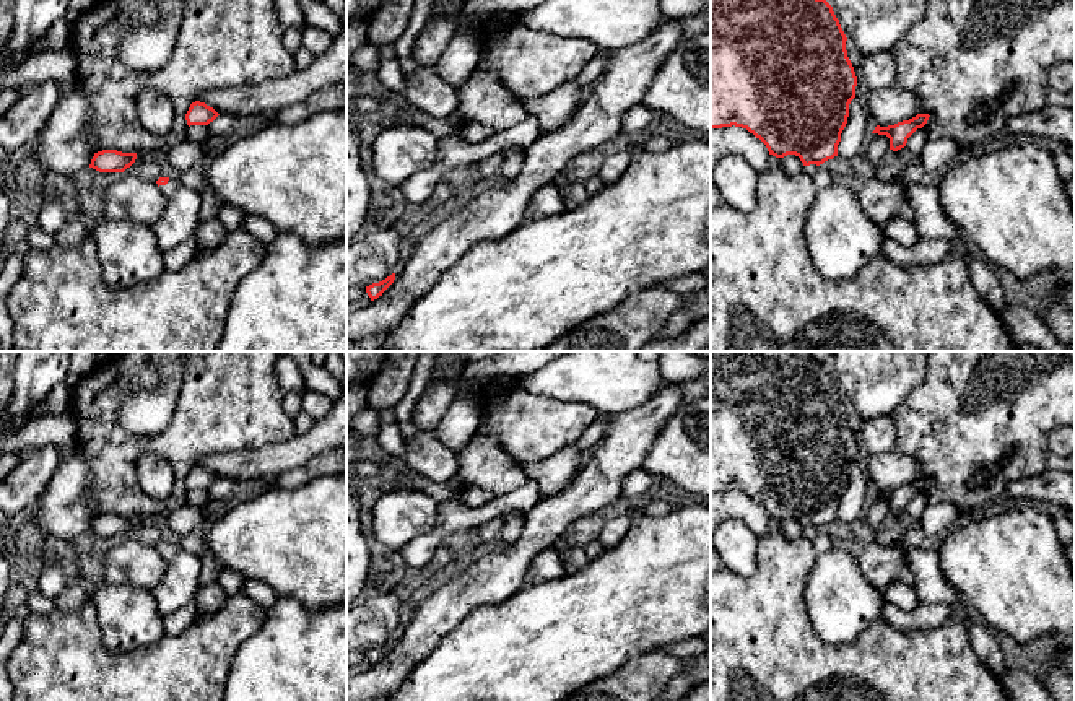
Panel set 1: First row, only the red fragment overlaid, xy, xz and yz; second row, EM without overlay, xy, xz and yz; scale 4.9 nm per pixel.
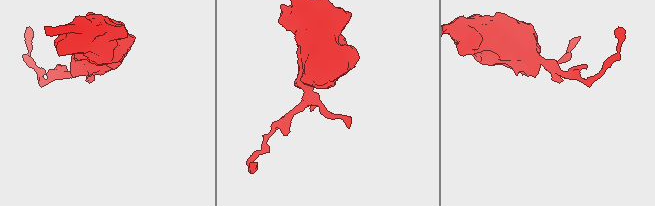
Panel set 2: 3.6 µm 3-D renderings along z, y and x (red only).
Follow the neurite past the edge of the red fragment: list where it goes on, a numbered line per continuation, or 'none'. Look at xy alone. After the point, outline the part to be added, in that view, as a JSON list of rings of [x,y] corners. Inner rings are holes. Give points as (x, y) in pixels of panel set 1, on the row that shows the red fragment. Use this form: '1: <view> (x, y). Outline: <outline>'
1: xy (179, 220). Outline: [[[169,179],[166,185],[159,185],[166,198],[163,216],[153,224],[158,247],[164,252],[176,247],[182,241],[194,237],[200,223],[198,210],[202,205],[200,194],[177,179]]]

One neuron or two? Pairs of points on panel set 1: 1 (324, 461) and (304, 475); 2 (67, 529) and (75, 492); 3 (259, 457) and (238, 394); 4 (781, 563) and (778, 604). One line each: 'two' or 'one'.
1: one
2: one
3: two
4: one

